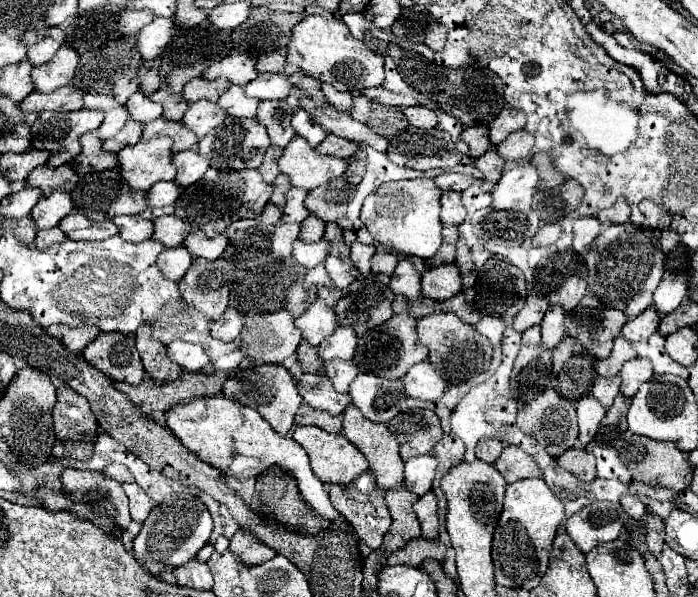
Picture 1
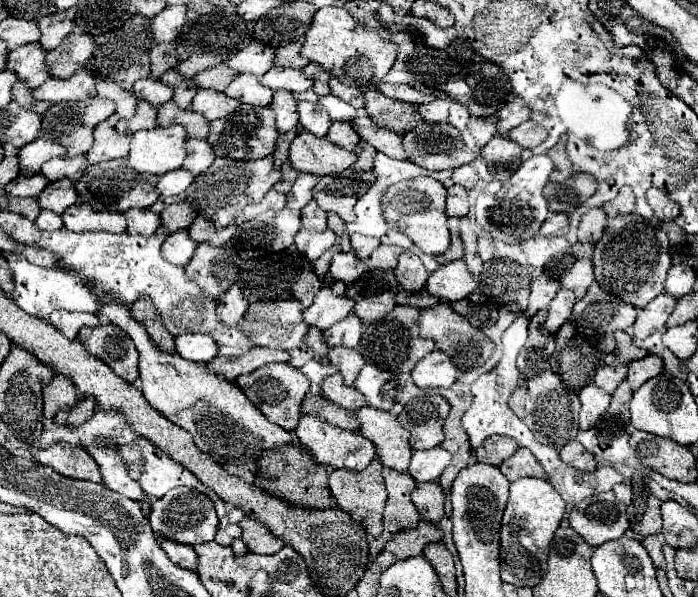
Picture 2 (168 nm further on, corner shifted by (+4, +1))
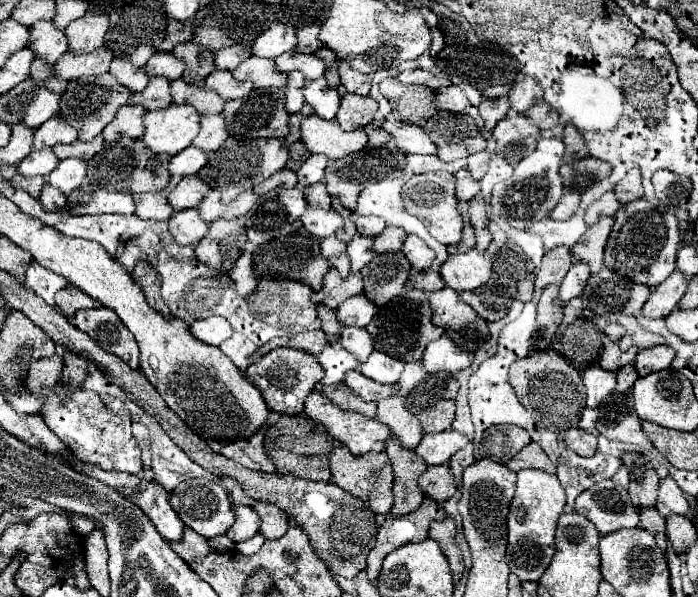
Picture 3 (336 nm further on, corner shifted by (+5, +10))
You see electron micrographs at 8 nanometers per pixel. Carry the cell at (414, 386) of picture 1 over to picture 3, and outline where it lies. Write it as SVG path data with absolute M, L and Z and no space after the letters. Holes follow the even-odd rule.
M441 336L439 340L427 344L423 352L423 370L425 372L449 372L455 374L471 364L471 354L459 350L447 336Z

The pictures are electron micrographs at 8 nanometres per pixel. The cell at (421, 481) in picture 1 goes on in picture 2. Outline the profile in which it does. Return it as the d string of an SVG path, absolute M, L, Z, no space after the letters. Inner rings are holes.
M432 447L426 451L414 451L408 473L416 479L416 483L428 483L438 481L442 471L450 465L452 455L444 447Z

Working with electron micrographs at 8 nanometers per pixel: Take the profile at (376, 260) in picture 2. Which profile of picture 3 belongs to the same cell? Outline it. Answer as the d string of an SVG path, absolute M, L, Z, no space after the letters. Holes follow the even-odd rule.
M385 228L383 234L379 234L373 242L375 252L399 252L407 234L401 228Z

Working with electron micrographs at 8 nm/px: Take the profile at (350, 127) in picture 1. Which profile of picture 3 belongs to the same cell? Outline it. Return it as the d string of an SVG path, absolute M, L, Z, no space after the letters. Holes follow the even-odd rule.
M387 118L387 120L381 122L381 128L391 134L391 138L395 140L395 144L397 144L397 148L401 152L409 152L409 154L435 154L435 144L429 140L425 130L419 128L419 126Z

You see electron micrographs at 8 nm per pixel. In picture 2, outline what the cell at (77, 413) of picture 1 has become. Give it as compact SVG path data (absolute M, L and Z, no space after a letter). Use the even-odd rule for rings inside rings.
M56 373L52 381L42 387L42 399L44 399L44 417L50 421L60 411L60 407L70 407L70 403L78 399L78 391L66 375Z

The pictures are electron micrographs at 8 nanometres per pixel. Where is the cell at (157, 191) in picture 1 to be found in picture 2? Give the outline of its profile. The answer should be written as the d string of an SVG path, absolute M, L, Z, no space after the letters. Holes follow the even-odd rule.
M180 167L180 169L174 169L174 171L168 171L166 175L160 177L158 181L158 191L160 195L180 195L188 189L188 185L194 181L194 175Z

